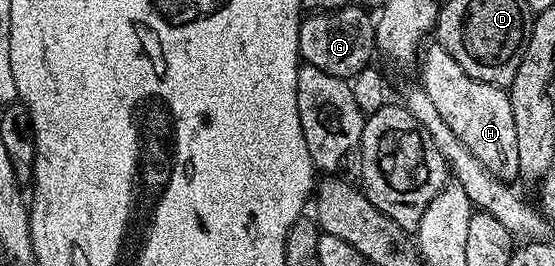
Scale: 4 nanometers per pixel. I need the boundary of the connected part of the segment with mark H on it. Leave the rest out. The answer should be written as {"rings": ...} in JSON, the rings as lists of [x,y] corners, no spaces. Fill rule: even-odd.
{"rings":[[[435,42],[429,44],[429,48],[427,45],[423,49],[418,60],[418,69],[420,68],[419,87],[423,88],[427,97],[434,102],[435,109],[442,114],[447,126],[450,126],[450,129],[454,130],[454,134],[462,140],[462,145],[466,146],[470,153],[474,154],[479,162],[482,162],[483,166],[490,170],[491,174],[496,175],[502,181],[514,181],[514,178],[517,179],[520,176],[518,130],[514,130],[514,110],[510,106],[508,92],[499,84],[482,82],[478,78],[466,74],[466,70],[462,70],[462,66],[458,66],[458,62],[454,62],[454,58],[445,48]]]}

